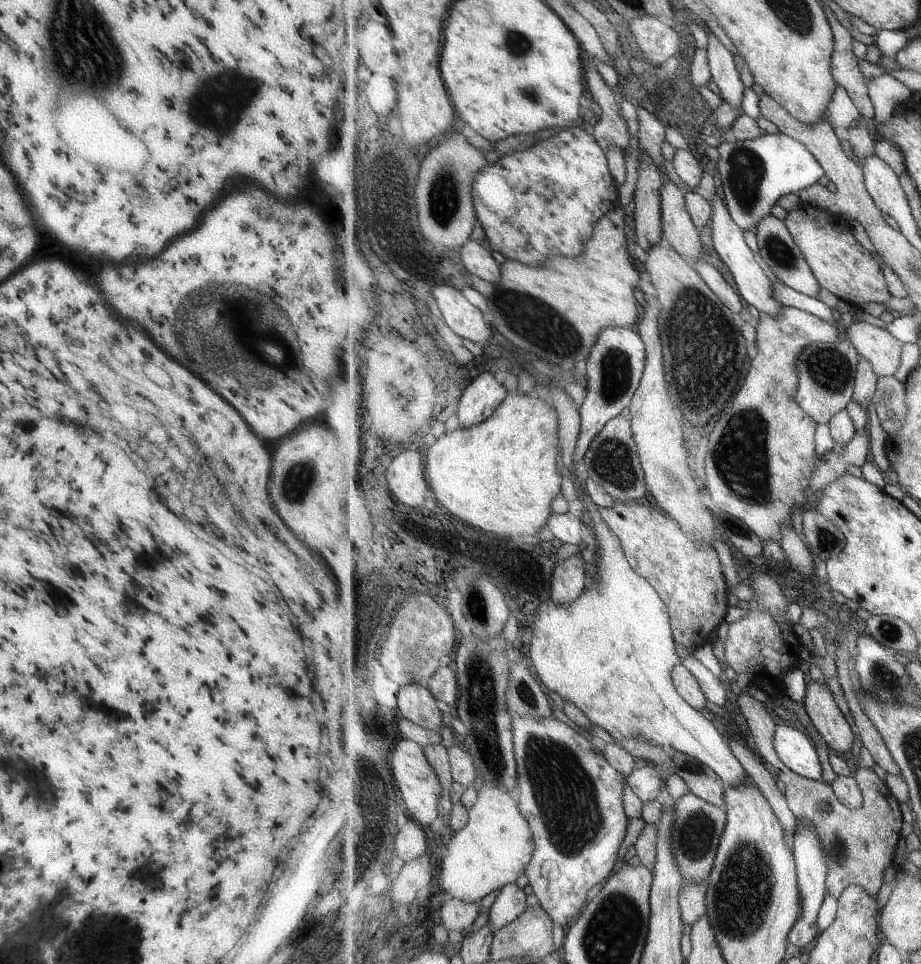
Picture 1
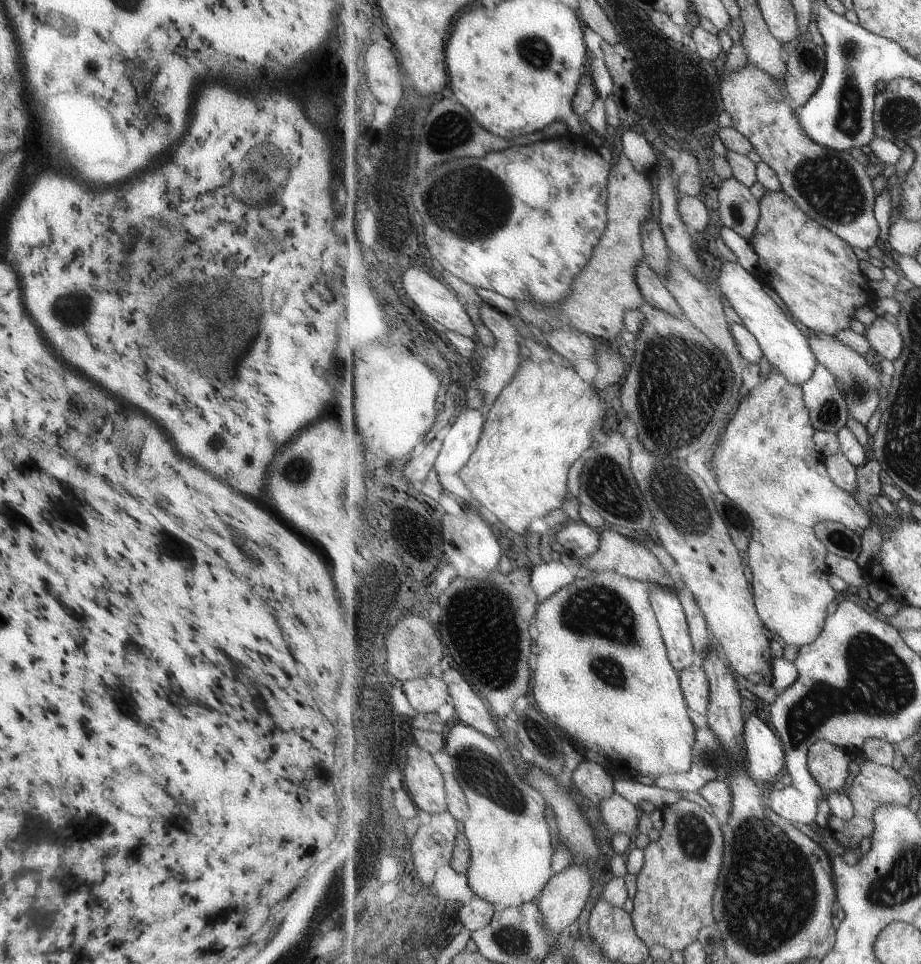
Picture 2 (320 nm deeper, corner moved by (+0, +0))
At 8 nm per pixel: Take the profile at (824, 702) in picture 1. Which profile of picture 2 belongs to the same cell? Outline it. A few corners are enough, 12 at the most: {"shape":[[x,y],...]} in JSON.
{"shape":[[825,739],[808,767],[831,794],[847,784],[851,757]]}

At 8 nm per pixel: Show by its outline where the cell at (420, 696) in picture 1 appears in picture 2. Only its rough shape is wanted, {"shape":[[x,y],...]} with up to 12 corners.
{"shape":[[437,671],[401,689],[419,713],[434,713],[451,700]]}

